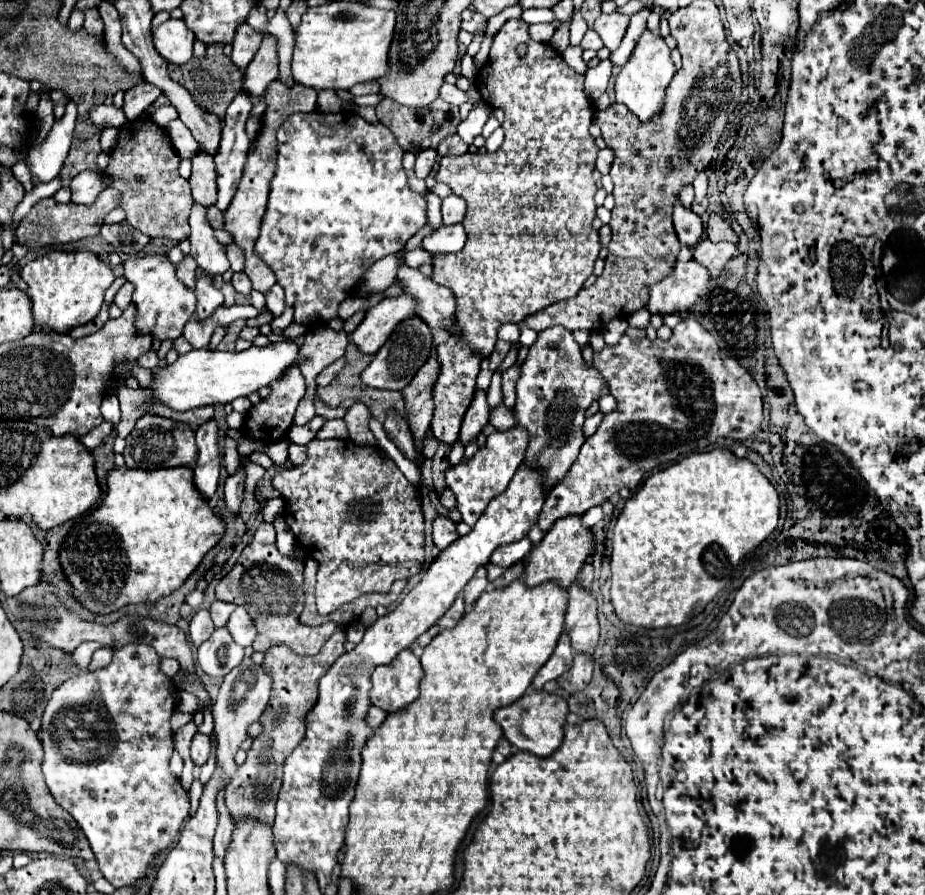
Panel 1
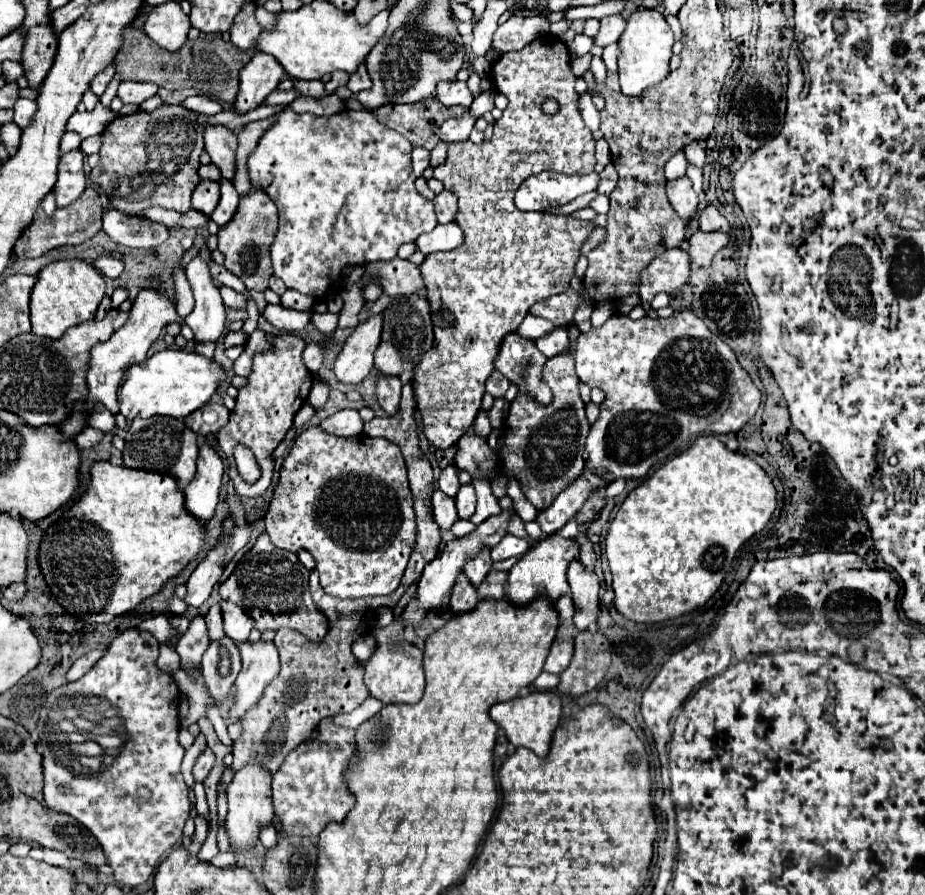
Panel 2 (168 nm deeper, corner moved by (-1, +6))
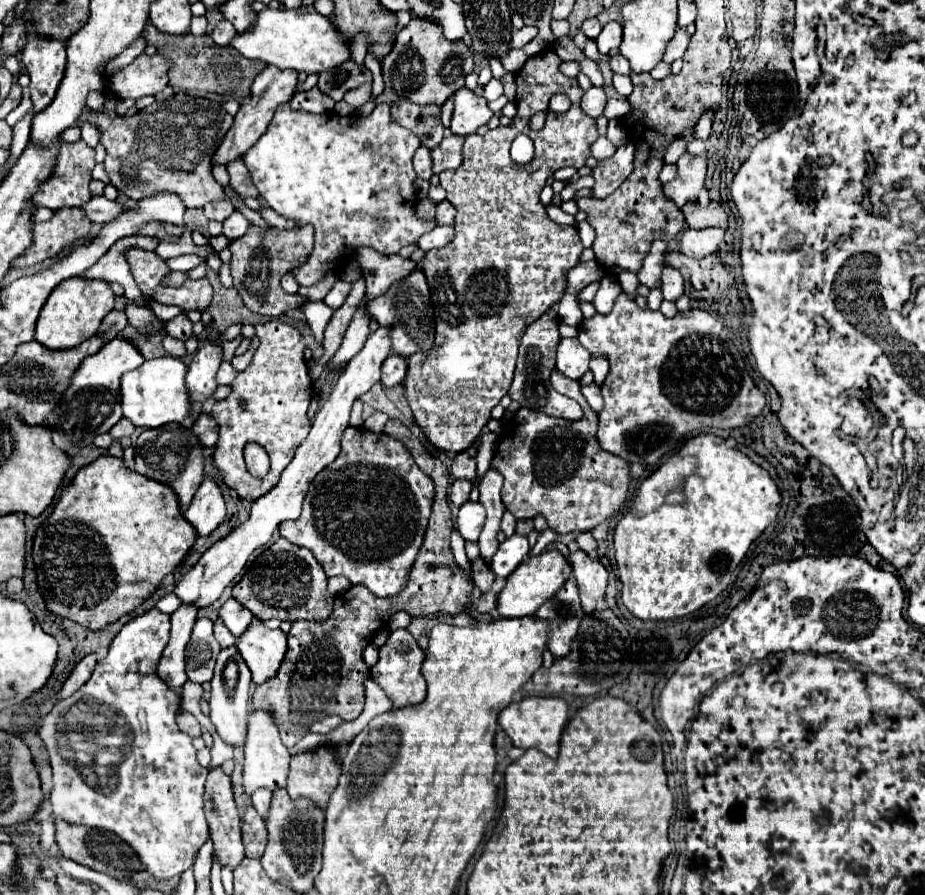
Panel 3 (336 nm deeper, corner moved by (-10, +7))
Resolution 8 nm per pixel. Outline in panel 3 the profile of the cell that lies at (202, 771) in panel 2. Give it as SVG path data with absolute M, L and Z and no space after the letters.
M221 766L211 768L205 784L205 818L211 828L211 838L213 838L213 854L219 858L223 866L235 868L237 862L241 862L243 854L243 844L241 844L241 830L239 830L239 816L237 808L233 802L233 792L231 792L231 778L223 772Z

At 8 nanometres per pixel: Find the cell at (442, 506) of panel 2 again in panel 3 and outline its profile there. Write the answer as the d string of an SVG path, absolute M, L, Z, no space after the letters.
M453 482L453 486L451 486L451 494L449 494L449 498L451 498L451 504L453 506L463 506L467 500L469 500L469 492L471 492L471 488L473 488L473 484L471 482Z

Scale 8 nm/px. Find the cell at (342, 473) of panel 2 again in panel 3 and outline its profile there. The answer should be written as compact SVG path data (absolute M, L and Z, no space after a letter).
M349 426L343 432L339 456L315 476L309 490L301 516L281 522L281 536L291 544L309 548L327 576L345 576L351 584L367 586L375 596L399 594L409 582L409 572L423 544L433 502L433 482L417 468L405 444L387 434L369 432L363 426Z

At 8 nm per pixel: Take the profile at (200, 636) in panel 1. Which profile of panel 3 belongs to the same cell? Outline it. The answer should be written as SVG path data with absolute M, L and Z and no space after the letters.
M199 618L185 652L187 678L197 684L207 684L213 676L213 666L219 652L221 646L213 636L213 622L209 618Z

